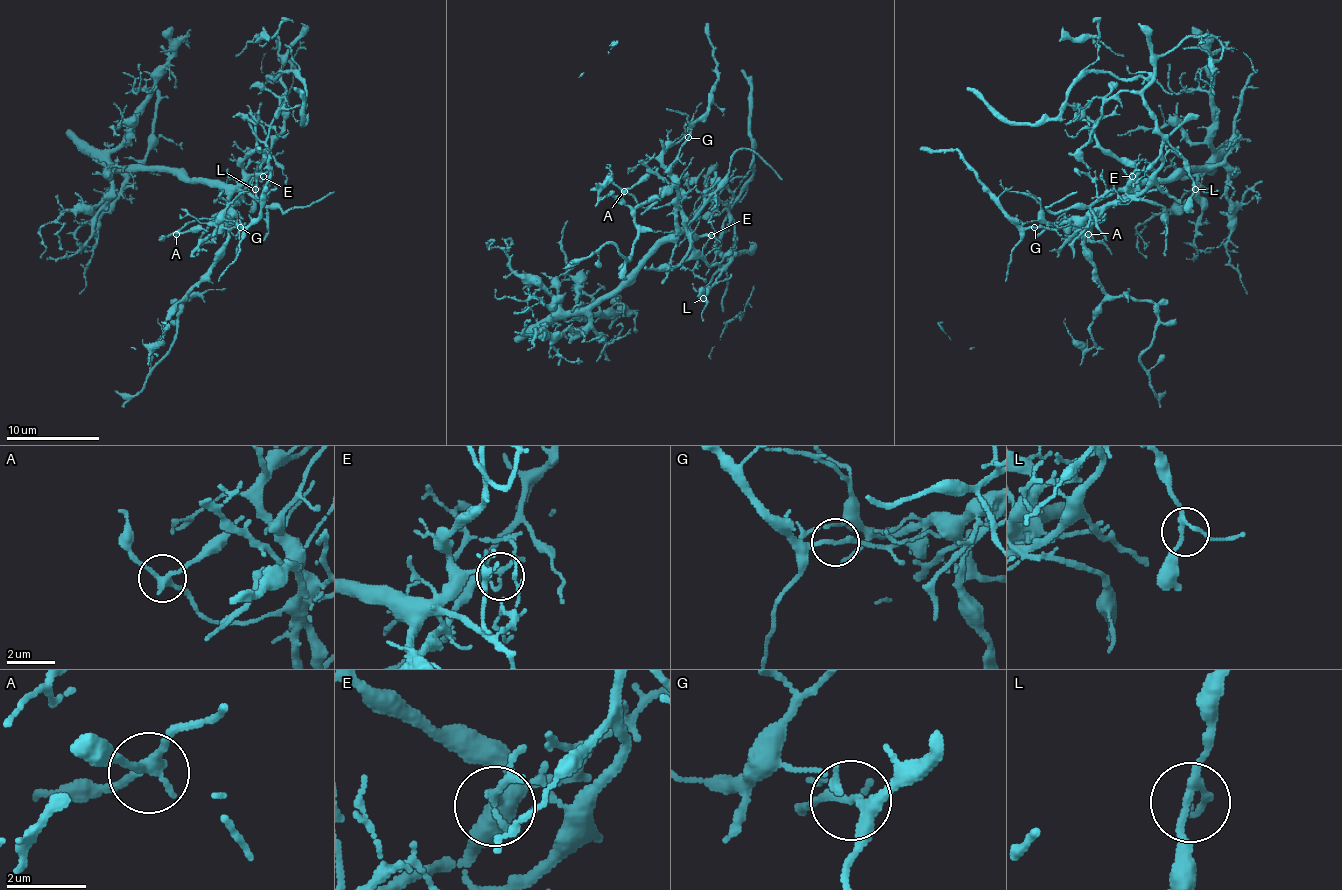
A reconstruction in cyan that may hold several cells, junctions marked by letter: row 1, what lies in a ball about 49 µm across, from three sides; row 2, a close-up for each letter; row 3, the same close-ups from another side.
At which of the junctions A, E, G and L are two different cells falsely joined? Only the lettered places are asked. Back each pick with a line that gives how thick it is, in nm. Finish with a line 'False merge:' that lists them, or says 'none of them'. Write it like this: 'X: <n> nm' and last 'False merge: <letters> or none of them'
E: 170 nm
G: 170 nm
False merge: E, G

